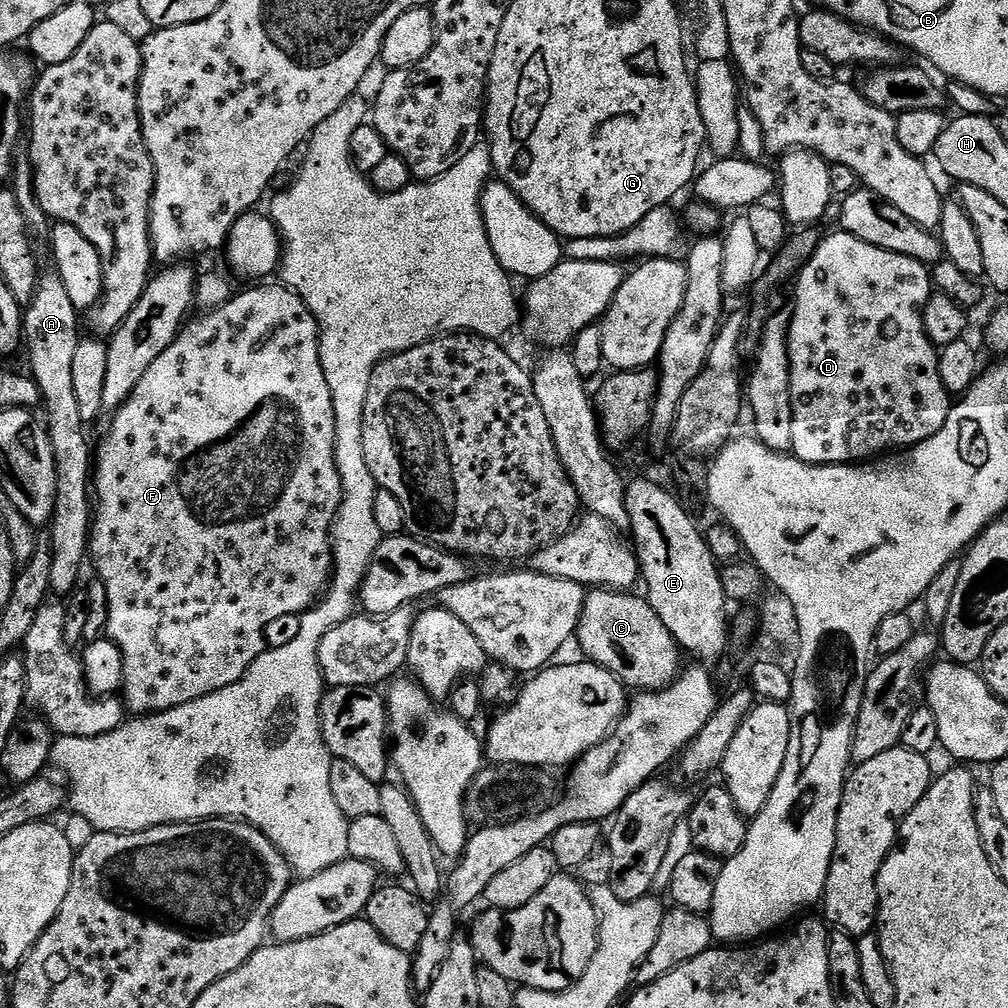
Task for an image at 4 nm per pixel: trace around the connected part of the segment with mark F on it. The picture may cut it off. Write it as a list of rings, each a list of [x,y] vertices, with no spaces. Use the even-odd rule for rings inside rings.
[[[264,282],[264,283],[261,283],[261,284],[260,284],[260,285],[259,285],[259,286],[248,286],[248,287],[245,287],[245,288],[248,288],[248,289],[246,289],[246,290],[245,290],[245,292],[240,292],[240,291],[237,291],[237,292],[236,292],[236,293],[235,293],[235,295],[233,295],[233,297],[232,297],[232,299],[231,299],[231,300],[228,300],[228,301],[227,301],[227,302],[226,302],[226,303],[225,303],[225,304],[223,304],[223,306],[221,306],[221,308],[213,308],[213,309],[211,309],[211,310],[208,310],[208,311],[205,311],[205,312],[204,312],[204,313],[203,313],[203,314],[200,314],[200,315],[204,315],[204,316],[200,316],[200,317],[198,317],[198,318],[197,318],[197,320],[196,320],[196,321],[194,321],[194,320],[195,320],[195,319],[193,319],[193,320],[192,320],[192,321],[191,321],[191,322],[188,322],[188,323],[185,323],[185,325],[184,325],[184,327],[183,327],[183,328],[181,328],[181,330],[180,330],[180,333],[178,333],[178,334],[177,334],[177,336],[176,336],[176,340],[175,340],[175,341],[174,341],[174,343],[173,343],[173,344],[172,344],[172,345],[170,345],[170,347],[169,347],[169,348],[167,348],[167,349],[166,349],[166,350],[162,350],[162,355],[161,355],[161,356],[159,356],[159,357],[158,357],[158,359],[157,359],[157,360],[155,360],[155,361],[154,361],[154,363],[152,363],[152,364],[151,364],[151,366],[150,366],[150,370],[146,370],[146,375],[144,375],[144,376],[143,376],[143,378],[142,378],[142,382],[138,382],[138,386],[134,386],[134,394],[130,394],[130,398],[126,398],[126,402],[125,402],[125,403],[124,403],[124,405],[122,405],[122,407],[120,407],[120,408],[118,408],[118,409],[116,409],[116,411],[115,411],[115,413],[114,413],[114,415],[113,415],[113,416],[112,416],[112,417],[111,417],[111,420],[112,420],[112,419],[113,419],[113,420],[112,420],[112,425],[110,425],[110,426],[109,426],[109,428],[108,428],[108,433],[106,433],[106,434],[105,434],[105,436],[104,436],[104,441],[102,441],[102,442],[101,442],[101,444],[100,444],[100,448],[99,448],[99,444],[98,444],[98,447],[97,447],[97,448],[96,448],[96,449],[95,449],[95,452],[94,452],[94,519],[93,519],[93,522],[92,522],[92,534],[91,534],[91,537],[90,537],[90,564],[93,564],[93,566],[94,566],[94,567],[96,567],[96,572],[95,572],[95,575],[96,575],[96,576],[97,576],[97,577],[98,577],[98,578],[99,578],[99,580],[101,580],[101,581],[102,581],[102,583],[103,583],[103,584],[104,584],[104,585],[105,585],[105,586],[106,586],[106,594],[107,594],[107,595],[108,595],[108,626],[107,626],[107,629],[106,629],[106,636],[107,636],[107,639],[110,639],[110,640],[112,640],[112,641],[113,641],[113,642],[115,642],[115,644],[116,644],[116,645],[117,645],[117,646],[118,646],[118,650],[122,650],[122,662],[123,662],[123,663],[124,663],[124,686],[123,686],[123,689],[122,689],[122,700],[123,700],[123,703],[124,703],[124,704],[125,704],[125,705],[126,705],[126,708],[127,708],[127,711],[128,711],[128,712],[129,712],[129,713],[132,713],[132,714],[135,714],[135,715],[136,715],[136,716],[137,716],[137,717],[141,717],[141,716],[151,716],[151,715],[152,715],[152,713],[153,713],[153,712],[165,712],[165,711],[166,711],[166,710],[170,710],[170,709],[171,709],[171,708],[173,708],[173,707],[174,707],[174,706],[182,706],[182,705],[183,705],[183,704],[185,704],[185,703],[186,703],[186,702],[194,702],[194,698],[206,698],[206,694],[214,694],[214,693],[215,693],[215,692],[217,692],[217,691],[218,691],[218,690],[222,690],[222,689],[223,689],[223,688],[225,688],[225,687],[226,687],[226,686],[230,686],[230,685],[231,685],[231,684],[233,684],[233,683],[234,683],[234,682],[238,682],[238,678],[242,678],[242,674],[246,674],[246,670],[250,670],[250,666],[251,666],[251,665],[252,665],[252,664],[253,664],[253,662],[255,662],[255,661],[256,661],[256,660],[257,660],[257,658],[259,658],[259,657],[260,657],[260,655],[261,655],[261,654],[262,654],[262,653],[264,653],[264,652],[265,652],[265,651],[266,651],[266,643],[265,643],[265,644],[264,644],[264,635],[266,635],[266,634],[267,634],[267,632],[268,632],[268,627],[270,627],[270,626],[271,626],[271,624],[276,624],[276,623],[278,623],[278,622],[279,622],[279,620],[284,620],[284,619],[286,619],[286,618],[287,618],[287,616],[293,616],[293,618],[296,618],[296,617],[299,617],[299,616],[300,616],[300,615],[301,615],[301,614],[303,614],[303,613],[305,613],[305,612],[307,612],[307,611],[309,611],[309,609],[311,609],[311,608],[312,608],[312,607],[313,607],[313,605],[315,605],[315,604],[316,604],[316,603],[317,603],[317,601],[319,601],[319,600],[320,600],[320,599],[321,599],[321,597],[323,597],[323,595],[324,595],[324,593],[325,593],[325,592],[327,592],[327,591],[328,591],[328,585],[329,585],[329,583],[330,583],[330,581],[331,581],[331,578],[332,578],[332,569],[333,569],[333,567],[334,567],[334,565],[333,565],[333,562],[332,562],[332,526],[333,526],[333,524],[335,524],[335,523],[336,523],[336,515],[337,515],[337,514],[338,514],[338,510],[339,510],[339,509],[340,509],[340,504],[341,504],[341,503],[342,503],[342,502],[343,502],[343,500],[344,500],[344,487],[343,487],[343,486],[342,486],[342,478],[341,478],[341,477],[340,477],[340,475],[339,475],[339,474],[338,474],[338,466],[337,466],[337,465],[336,465],[336,423],[335,423],[335,422],[334,422],[334,400],[333,400],[333,399],[332,399],[332,398],[330,398],[330,386],[326,386],[326,374],[325,374],[325,373],[324,373],[324,371],[323,371],[323,370],[322,370],[322,362],[321,362],[321,361],[320,361],[320,326],[319,326],[319,324],[317,324],[317,322],[316,322],[316,315],[314,315],[314,313],[312,313],[312,311],[310,311],[310,309],[309,309],[309,308],[308,308],[308,307],[307,307],[307,306],[306,306],[306,302],[302,302],[302,298],[301,298],[301,297],[300,297],[300,296],[299,296],[299,294],[298,294],[298,293],[296,293],[296,292],[291,292],[291,291],[290,291],[290,289],[289,289],[289,288],[286,288],[286,287],[284,287],[284,285],[283,285],[283,283],[280,283],[280,282],[275,282],[275,283],[276,283],[276,284],[268,284],[268,283],[272,283],[272,282]]]

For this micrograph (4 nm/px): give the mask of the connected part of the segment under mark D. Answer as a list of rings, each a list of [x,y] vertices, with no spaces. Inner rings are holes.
[[[836,230],[836,233],[834,233],[833,236],[828,236],[825,240],[823,237],[823,239],[817,243],[814,254],[808,259],[807,264],[800,269],[795,284],[796,305],[791,305],[790,308],[792,321],[790,322],[790,334],[788,335],[788,353],[790,354],[790,394],[792,395],[792,406],[794,408],[794,446],[792,447],[791,455],[796,456],[799,460],[806,462],[807,464],[855,464],[857,462],[868,462],[873,458],[883,457],[885,454],[891,453],[893,450],[910,449],[914,445],[923,442],[926,438],[938,434],[938,430],[942,430],[942,426],[948,417],[950,393],[943,384],[942,375],[939,373],[940,352],[936,345],[930,342],[930,338],[924,329],[924,307],[926,306],[926,302],[934,294],[934,285],[929,265],[918,262],[914,258],[906,258],[902,254],[894,254],[890,250],[882,250],[878,246],[870,246],[870,242],[862,242],[858,238],[851,236],[849,232]]]

